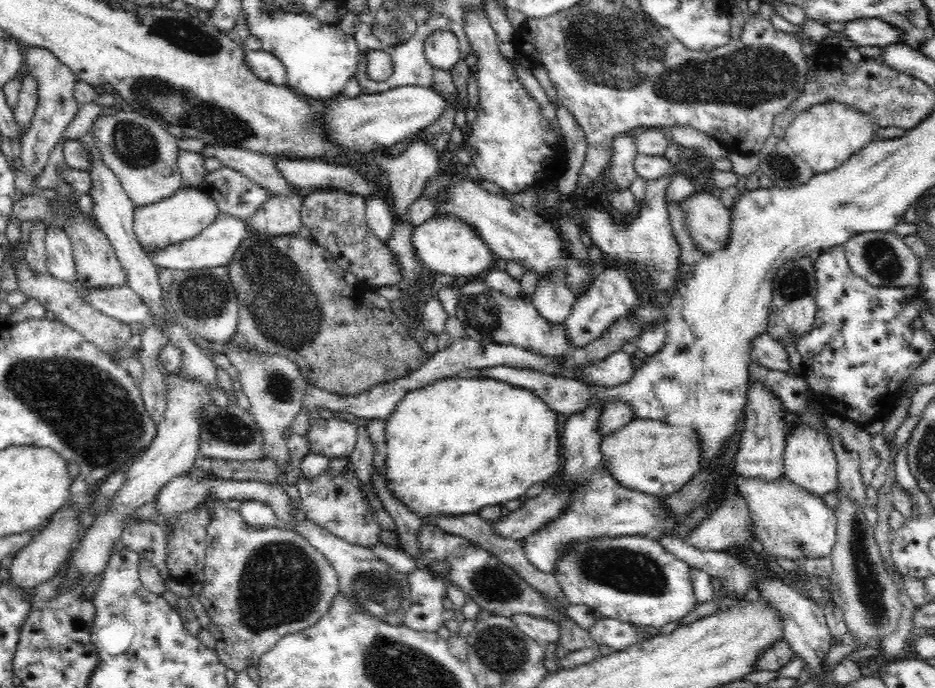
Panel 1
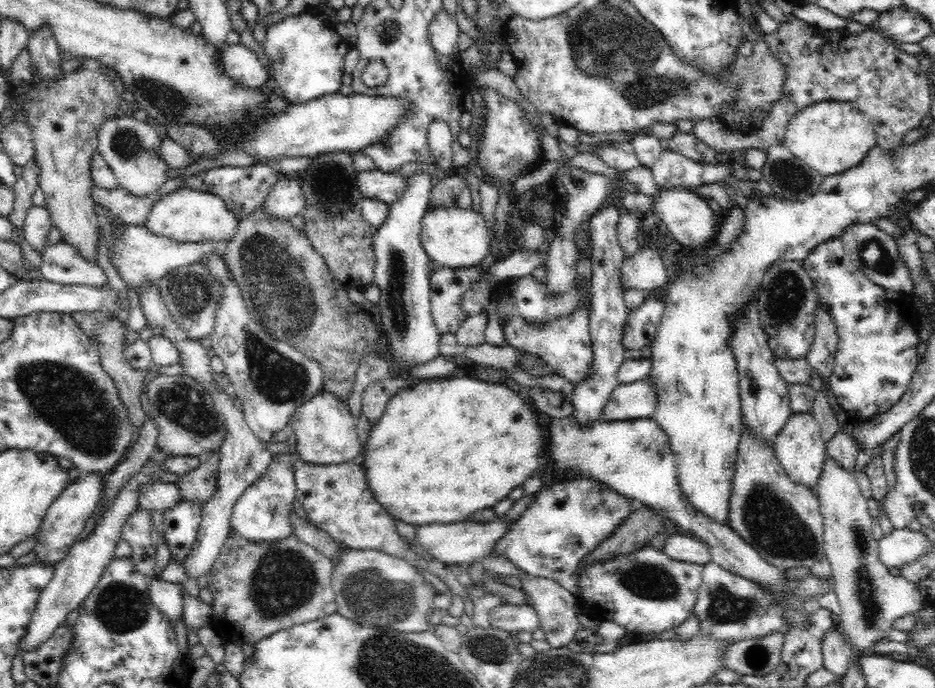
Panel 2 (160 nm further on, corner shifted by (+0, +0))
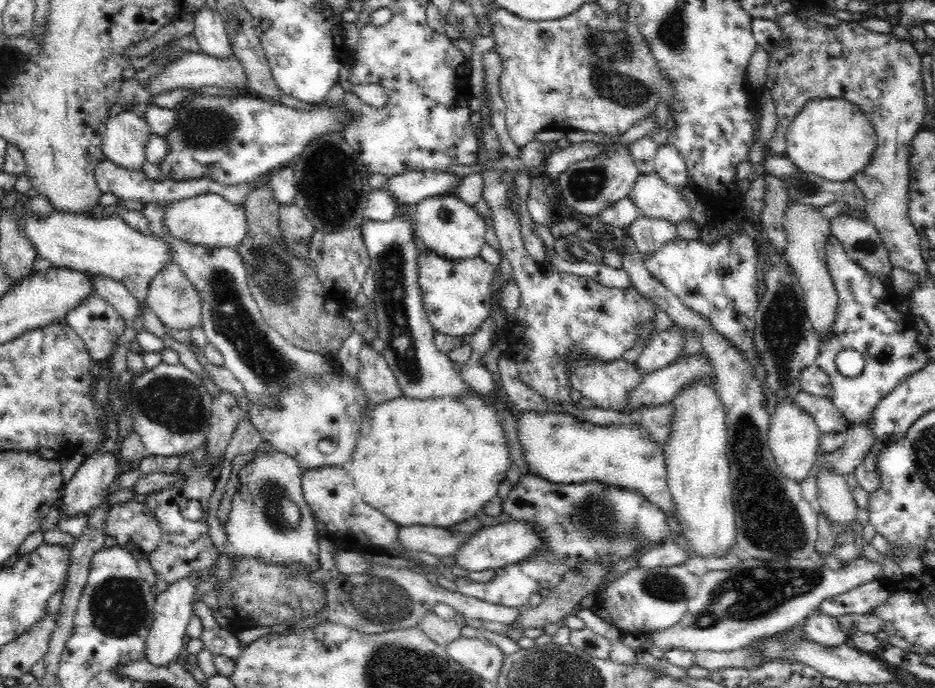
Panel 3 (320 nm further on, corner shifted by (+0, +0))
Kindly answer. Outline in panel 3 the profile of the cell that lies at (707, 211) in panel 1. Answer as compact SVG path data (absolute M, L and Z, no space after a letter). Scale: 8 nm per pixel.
M655 170L639 174L627 197L636 205L640 215L666 219L674 224L690 220L690 208L678 194L678 188L662 180Z

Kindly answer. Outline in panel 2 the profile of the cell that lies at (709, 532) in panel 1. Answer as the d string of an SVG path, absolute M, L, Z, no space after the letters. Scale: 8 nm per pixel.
M678 533L670 535L666 538L660 551L667 557L671 557L672 560L684 561L685 563L706 564L711 561L708 547L694 536Z

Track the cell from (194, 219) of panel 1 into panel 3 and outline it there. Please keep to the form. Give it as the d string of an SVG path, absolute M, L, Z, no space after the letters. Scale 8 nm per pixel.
M208 193L189 197L186 200L174 201L164 209L165 226L173 238L186 243L206 245L209 247L232 247L244 240L248 232L245 208L242 204L230 204L224 196Z

